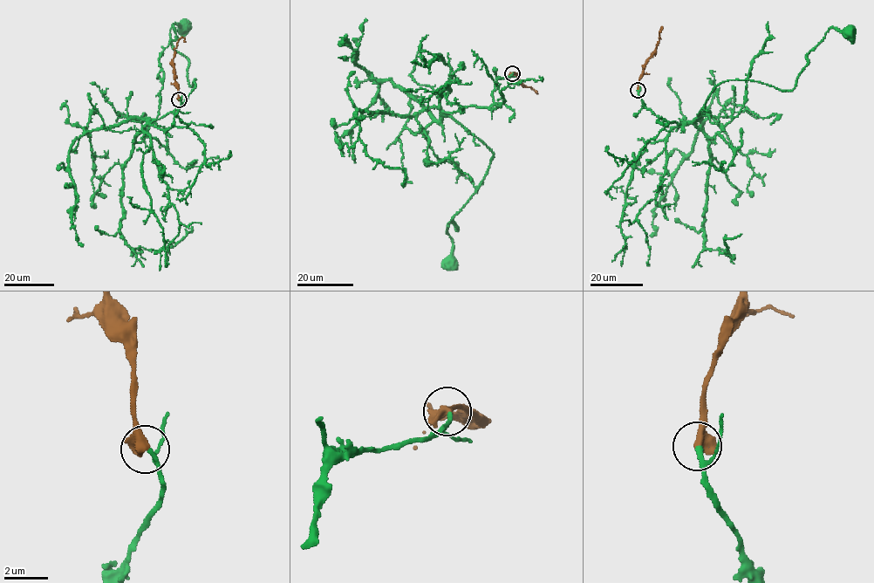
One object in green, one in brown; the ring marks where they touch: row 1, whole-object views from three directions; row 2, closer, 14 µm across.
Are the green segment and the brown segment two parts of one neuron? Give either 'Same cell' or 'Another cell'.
Same cell

